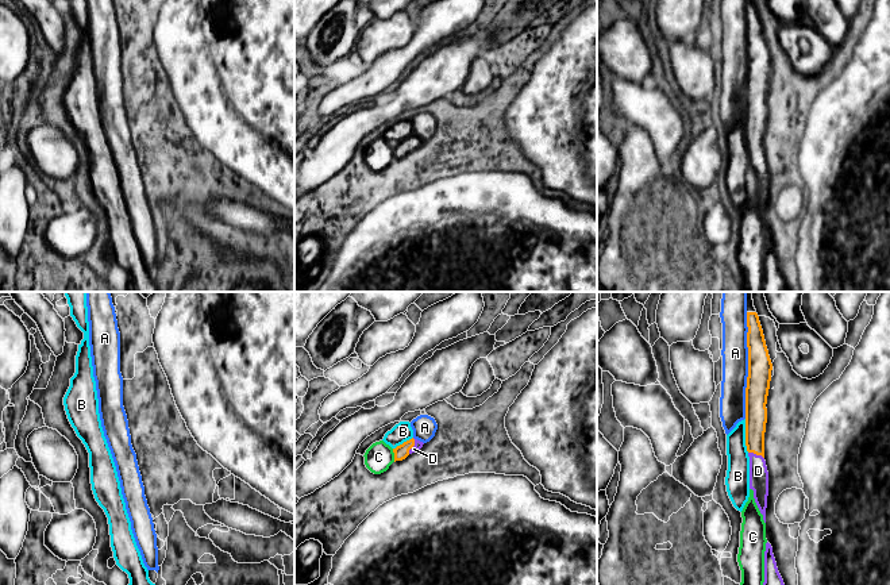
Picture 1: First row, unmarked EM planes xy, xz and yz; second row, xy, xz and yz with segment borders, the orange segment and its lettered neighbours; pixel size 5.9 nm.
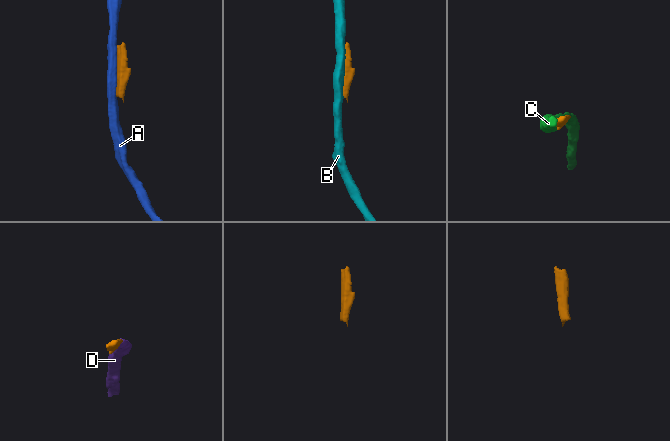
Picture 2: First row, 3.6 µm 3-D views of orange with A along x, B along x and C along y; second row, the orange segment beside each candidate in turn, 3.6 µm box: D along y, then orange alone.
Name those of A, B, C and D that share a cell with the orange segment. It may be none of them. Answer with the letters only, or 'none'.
D

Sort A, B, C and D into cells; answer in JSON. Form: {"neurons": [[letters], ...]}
{"neurons": [["A"], ["B"], ["C"], ["D"]]}

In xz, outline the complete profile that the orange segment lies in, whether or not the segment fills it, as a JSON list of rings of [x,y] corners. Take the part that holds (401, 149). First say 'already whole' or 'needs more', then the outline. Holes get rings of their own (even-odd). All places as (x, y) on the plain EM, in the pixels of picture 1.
needs more; [[[412,135],[404,139],[402,142],[397,143],[396,146],[393,146],[394,159],[405,157],[409,151],[420,147],[423,142],[424,142],[423,139]]]

